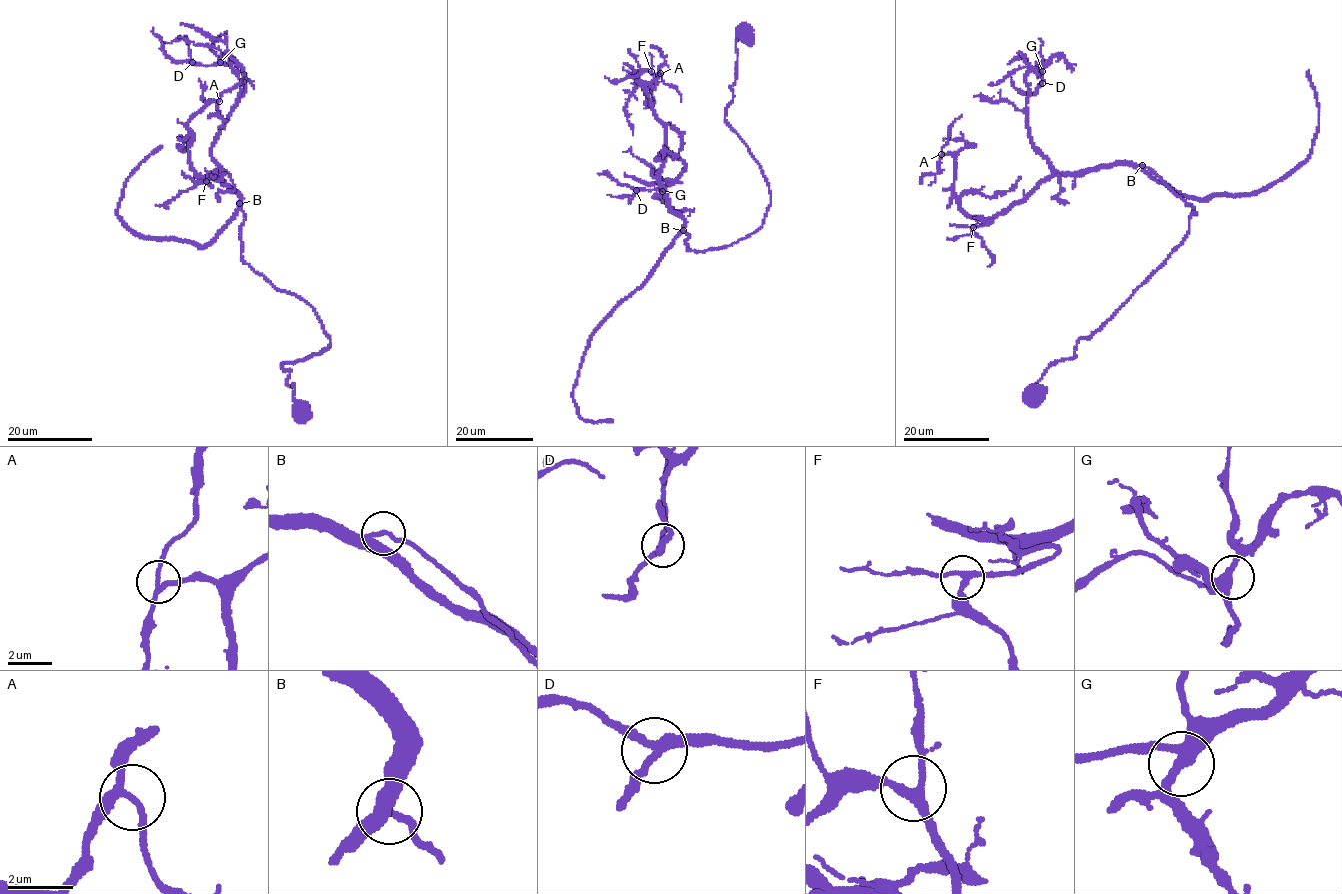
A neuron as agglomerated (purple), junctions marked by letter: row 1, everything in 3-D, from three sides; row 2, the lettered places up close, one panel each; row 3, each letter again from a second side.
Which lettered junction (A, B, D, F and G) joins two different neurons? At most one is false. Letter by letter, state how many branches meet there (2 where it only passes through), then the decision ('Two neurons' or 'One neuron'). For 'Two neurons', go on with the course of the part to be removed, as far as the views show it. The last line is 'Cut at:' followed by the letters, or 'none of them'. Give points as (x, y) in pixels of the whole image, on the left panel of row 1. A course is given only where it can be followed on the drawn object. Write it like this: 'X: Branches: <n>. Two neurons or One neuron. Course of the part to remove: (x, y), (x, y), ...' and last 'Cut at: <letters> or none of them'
A: Branches: 3. One neuron
B: Branches: 2. One neuron
D: Branches: 3. One neuron
F: Branches: 3. One neuron
G: Branches: 3. One neuron
Cut at: none of them

